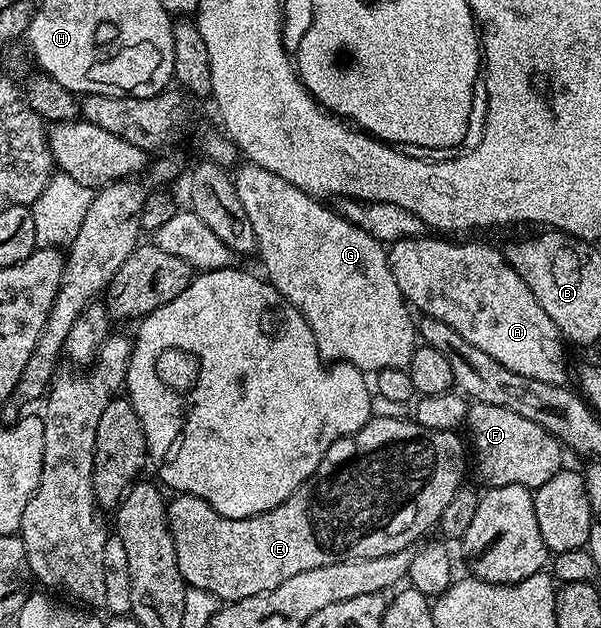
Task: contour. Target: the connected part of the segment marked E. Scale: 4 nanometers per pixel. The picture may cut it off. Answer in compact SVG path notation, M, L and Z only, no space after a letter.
M370 417L369 423L363 428L359 428L359 432L335 440L335 444L331 444L331 448L327 448L319 468L315 468L315 472L311 472L309 479L295 492L291 492L291 496L287 500L283 500L283 504L267 511L266 514L256 514L250 518L223 516L219 512L215 512L215 508L211 508L211 504L207 504L199 496L177 494L173 498L170 497L165 511L169 521L169 531L175 540L175 556L179 560L179 572L183 576L186 587L203 588L203 592L211 592L216 598L221 599L222 603L238 602L247 596L255 596L267 592L271 588L279 588L279 584L283 584L283 580L288 580L298 572L307 572L307 568L323 568L327 564L335 564L339 560L348 558L387 556L391 552L410 549L418 541L416 538L420 534L427 533L432 526L434 529L440 523L443 508L447 508L451 496L455 496L455 492L463 485L461 477L467 474L467 446L462 435L461 438L459 435L460 433L451 430L428 430L420 426L416 420L410 420L408 417L401 419Z

